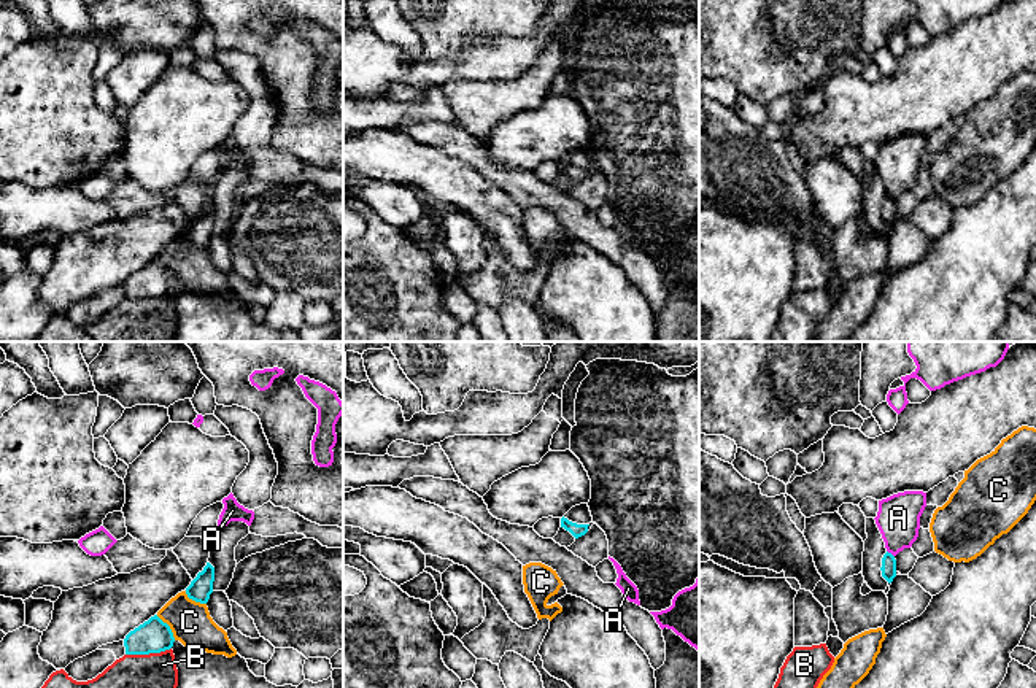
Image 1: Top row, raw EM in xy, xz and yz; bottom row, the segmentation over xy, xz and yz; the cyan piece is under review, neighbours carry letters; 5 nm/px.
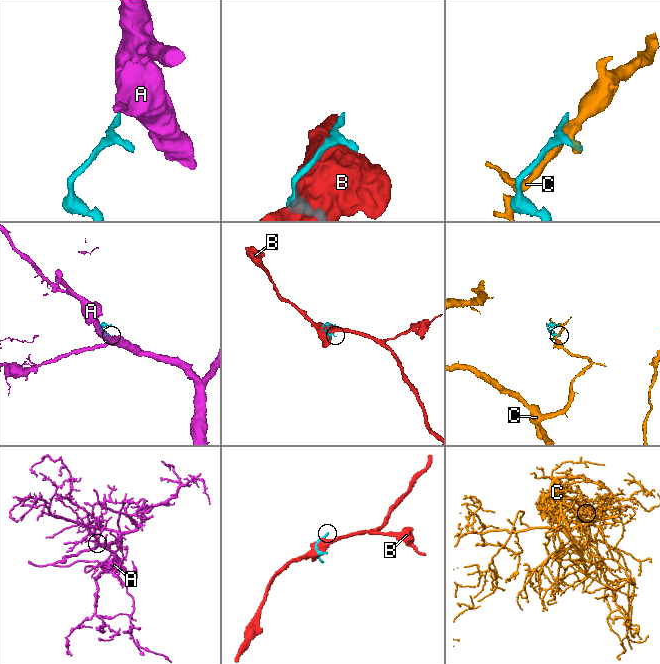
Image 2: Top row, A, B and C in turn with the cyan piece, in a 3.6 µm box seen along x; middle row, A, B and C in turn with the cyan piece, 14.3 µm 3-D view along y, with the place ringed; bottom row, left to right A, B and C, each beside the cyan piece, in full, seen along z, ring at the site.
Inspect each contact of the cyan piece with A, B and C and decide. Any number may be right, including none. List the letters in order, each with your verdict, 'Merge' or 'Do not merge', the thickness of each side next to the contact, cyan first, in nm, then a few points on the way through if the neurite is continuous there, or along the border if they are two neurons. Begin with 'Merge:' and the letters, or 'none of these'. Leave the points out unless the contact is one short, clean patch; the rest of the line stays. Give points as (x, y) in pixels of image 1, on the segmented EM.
Merge: none of these
A: Do not merge. Thickness 80 nm (cyan) against 220 nm. Boundary: yz (887, 550), (893, 556)
B: Do not merge. Thickness 170 nm (cyan) against 180 nm
C: Do not merge. Thickness 170 nm (cyan) against 200 nm

